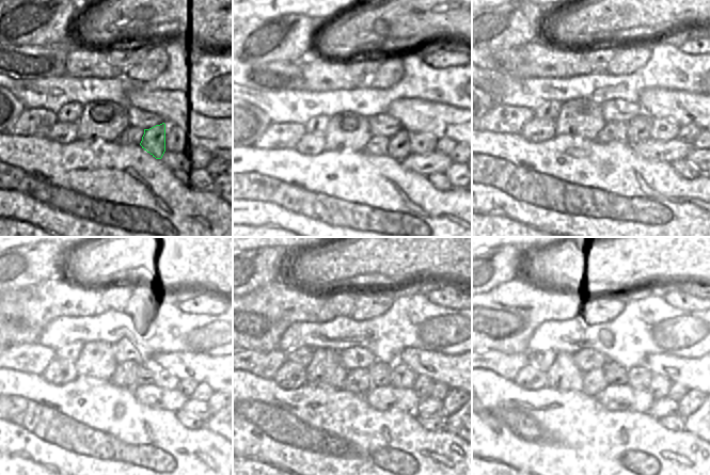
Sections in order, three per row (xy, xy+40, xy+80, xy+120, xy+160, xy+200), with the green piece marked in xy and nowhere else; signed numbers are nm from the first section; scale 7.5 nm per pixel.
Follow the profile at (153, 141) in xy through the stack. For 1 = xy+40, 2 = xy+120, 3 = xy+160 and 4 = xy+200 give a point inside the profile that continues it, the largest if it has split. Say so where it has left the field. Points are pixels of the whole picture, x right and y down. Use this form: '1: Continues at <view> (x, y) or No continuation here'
1: Continues at xy+40 (398, 144)
2: Continues at xy+120 (143, 371)
3: Continues at xy+160 (380, 374)
4: Continues at xy+200 (617, 375)

